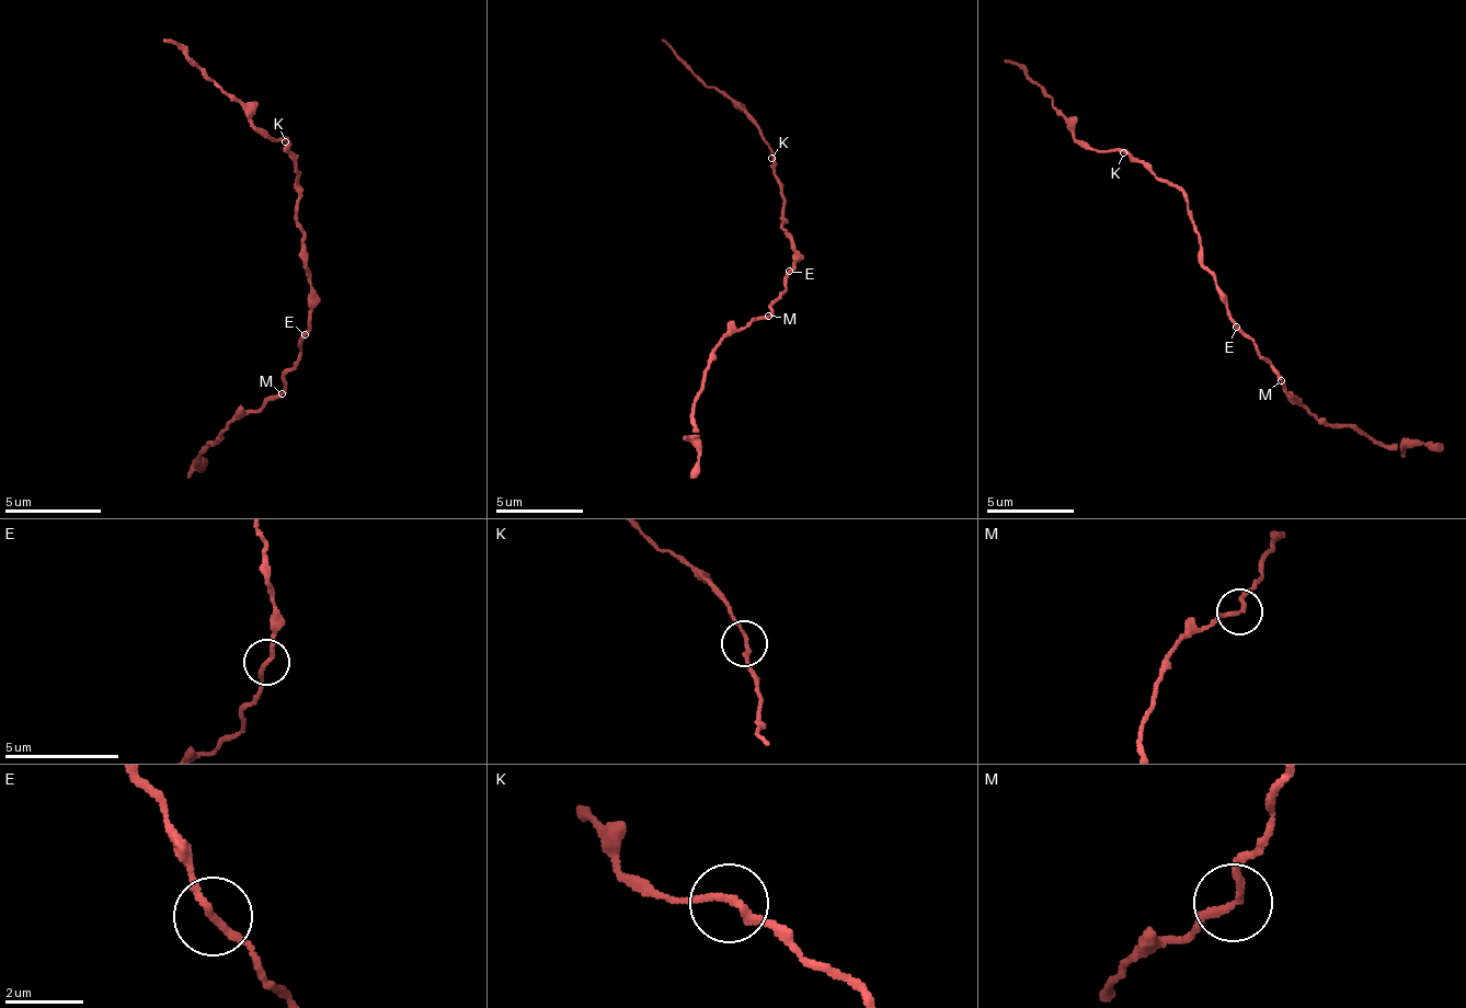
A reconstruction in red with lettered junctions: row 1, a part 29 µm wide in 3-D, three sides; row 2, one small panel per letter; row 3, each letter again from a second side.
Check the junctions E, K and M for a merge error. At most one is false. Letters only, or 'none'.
none

